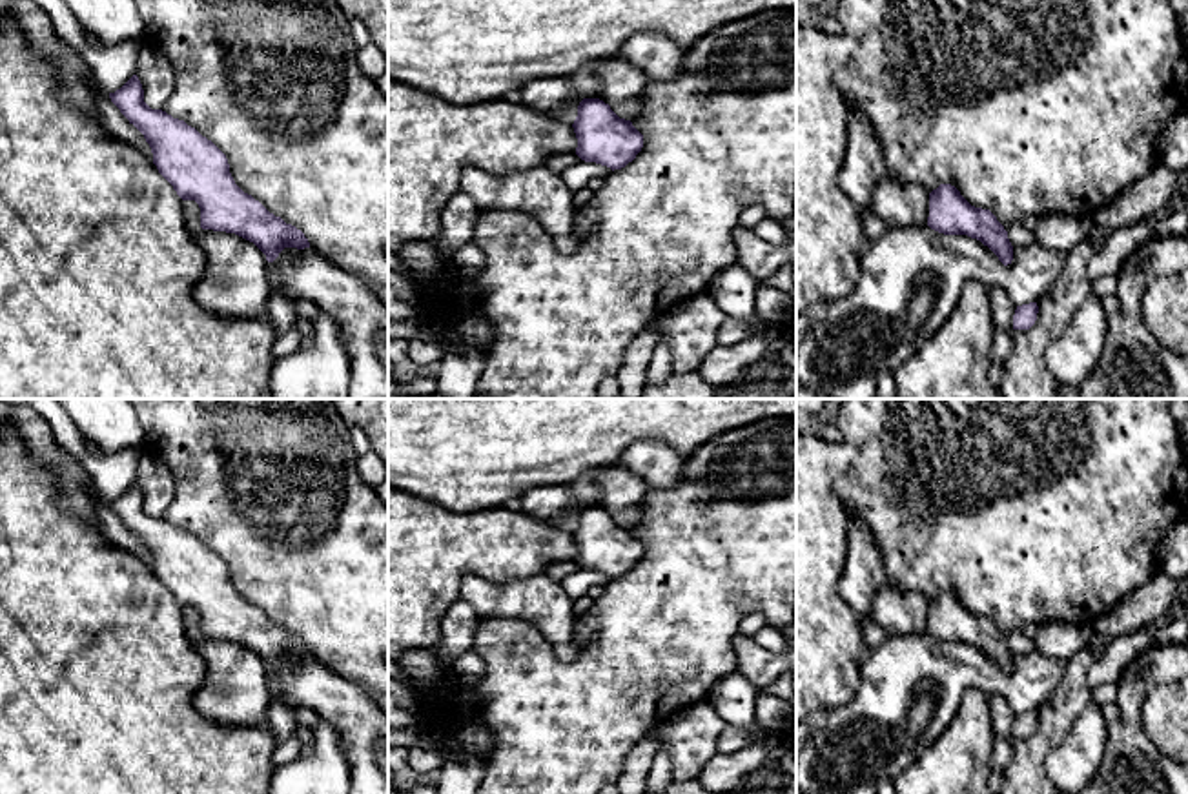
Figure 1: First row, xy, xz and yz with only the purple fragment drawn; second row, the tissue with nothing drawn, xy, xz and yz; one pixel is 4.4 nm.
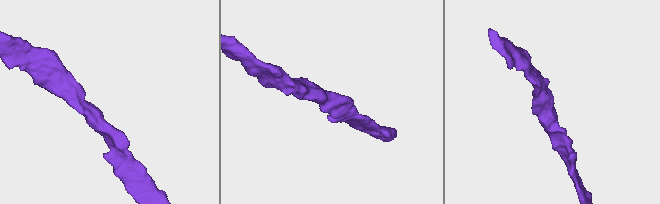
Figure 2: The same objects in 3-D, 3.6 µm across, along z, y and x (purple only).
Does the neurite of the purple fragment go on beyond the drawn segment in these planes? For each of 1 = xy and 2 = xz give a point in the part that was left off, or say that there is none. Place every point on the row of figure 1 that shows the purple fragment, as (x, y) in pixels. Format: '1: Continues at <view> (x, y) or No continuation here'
1: No continuation here
2: No continuation here

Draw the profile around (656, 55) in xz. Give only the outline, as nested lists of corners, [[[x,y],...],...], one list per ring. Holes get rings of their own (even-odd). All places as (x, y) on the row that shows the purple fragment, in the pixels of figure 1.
[[[643,31],[625,40],[620,56],[650,80],[667,80],[680,73],[685,51],[661,33]]]

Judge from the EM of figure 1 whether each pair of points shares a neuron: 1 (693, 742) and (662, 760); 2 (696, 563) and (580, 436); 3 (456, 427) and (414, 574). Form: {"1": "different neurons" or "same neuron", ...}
{"1": "different neurons", "2": "different neurons", "3": "different neurons"}

